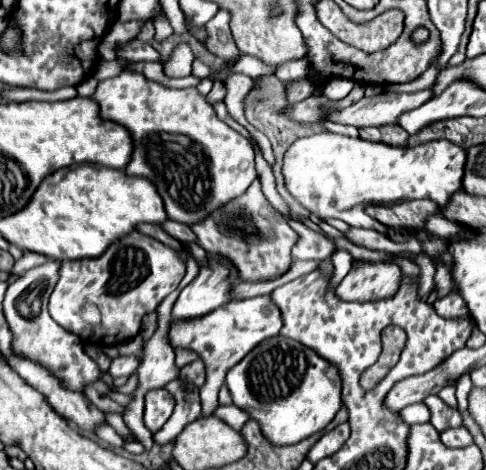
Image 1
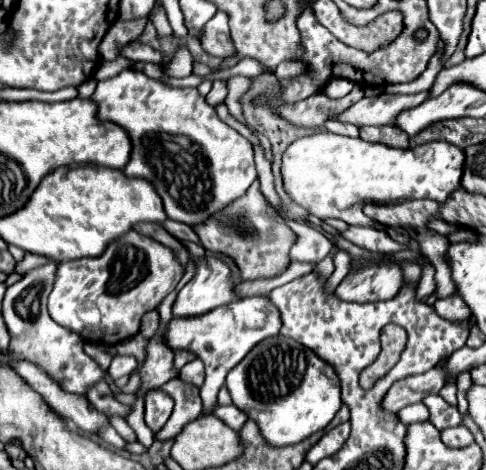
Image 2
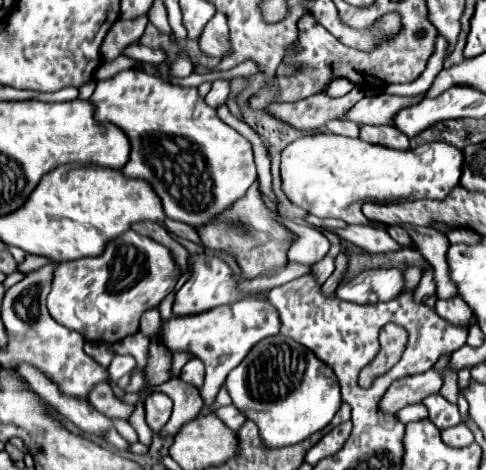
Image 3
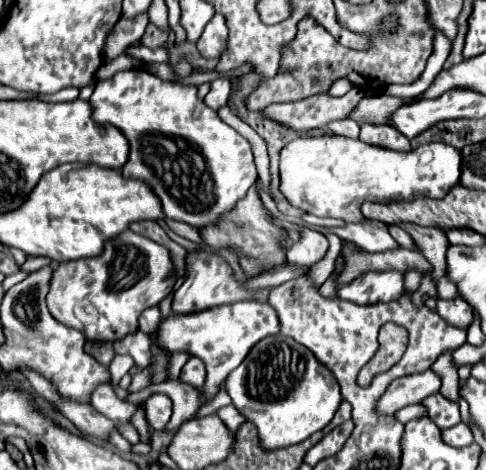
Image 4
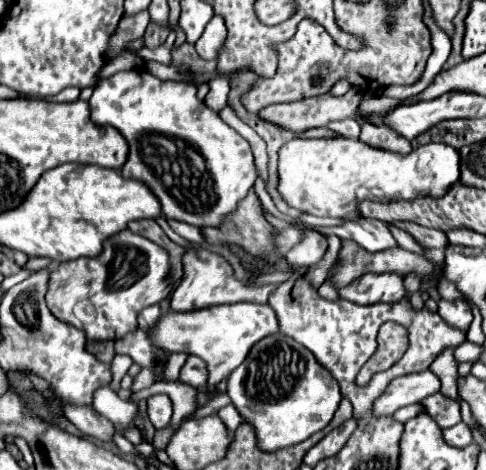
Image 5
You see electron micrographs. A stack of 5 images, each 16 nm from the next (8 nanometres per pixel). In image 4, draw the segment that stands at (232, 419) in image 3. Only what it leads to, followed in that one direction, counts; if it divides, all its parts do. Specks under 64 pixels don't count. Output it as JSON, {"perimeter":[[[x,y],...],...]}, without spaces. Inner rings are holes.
{"perimeter":[[[232,404],[220,408],[220,410],[218,410],[218,416],[220,416],[220,420],[228,426],[230,432],[236,432],[236,428],[244,422],[244,418],[238,414],[238,410],[236,410]]]}

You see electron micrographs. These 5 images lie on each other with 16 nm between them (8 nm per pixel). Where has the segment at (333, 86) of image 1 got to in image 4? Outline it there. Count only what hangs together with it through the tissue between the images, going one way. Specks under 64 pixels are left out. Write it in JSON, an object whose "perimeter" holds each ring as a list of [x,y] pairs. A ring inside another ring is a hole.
{"perimeter":[[[340,79],[334,82],[328,91],[328,94],[334,97],[340,97],[353,88],[353,85],[346,79]]]}

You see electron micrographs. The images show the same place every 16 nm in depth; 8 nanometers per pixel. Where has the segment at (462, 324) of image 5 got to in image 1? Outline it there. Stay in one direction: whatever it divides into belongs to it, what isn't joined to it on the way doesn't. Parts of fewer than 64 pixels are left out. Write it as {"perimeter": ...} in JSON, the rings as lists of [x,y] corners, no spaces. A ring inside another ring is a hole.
{"perimeter":[[[456,290],[450,296],[436,300],[436,312],[440,312],[440,316],[452,316],[452,320],[456,320],[456,316],[470,316],[468,306]]]}

